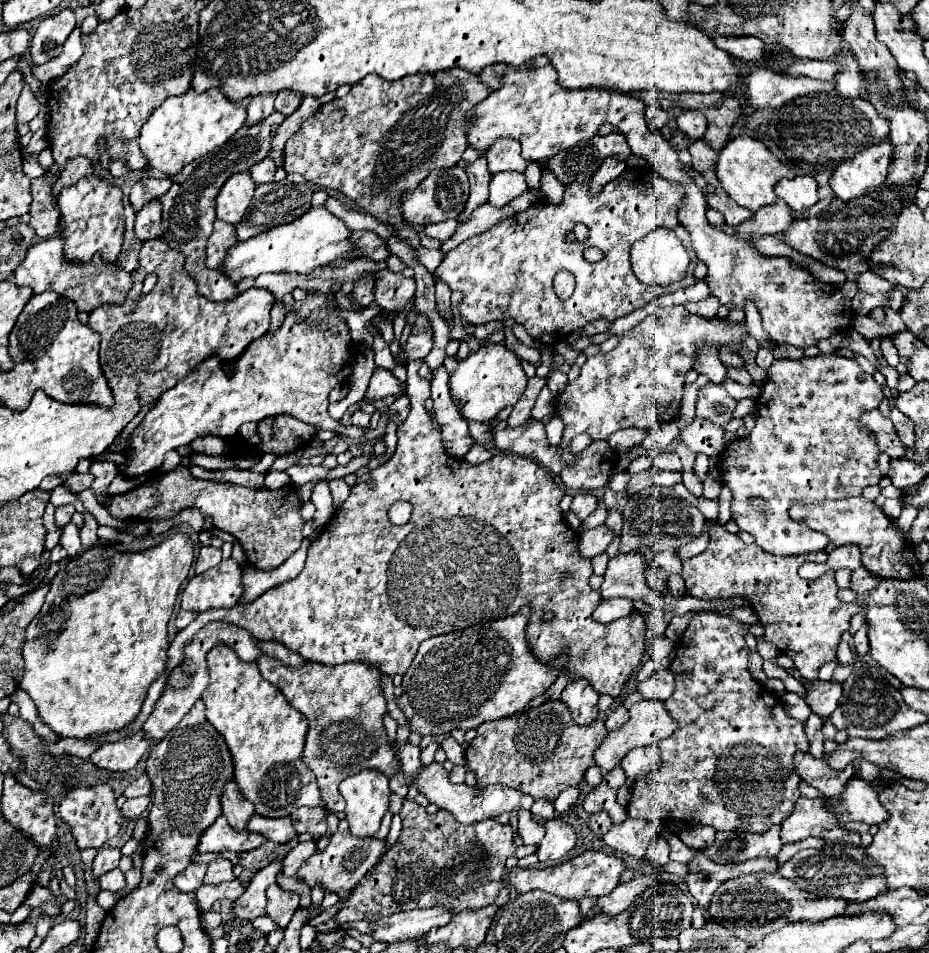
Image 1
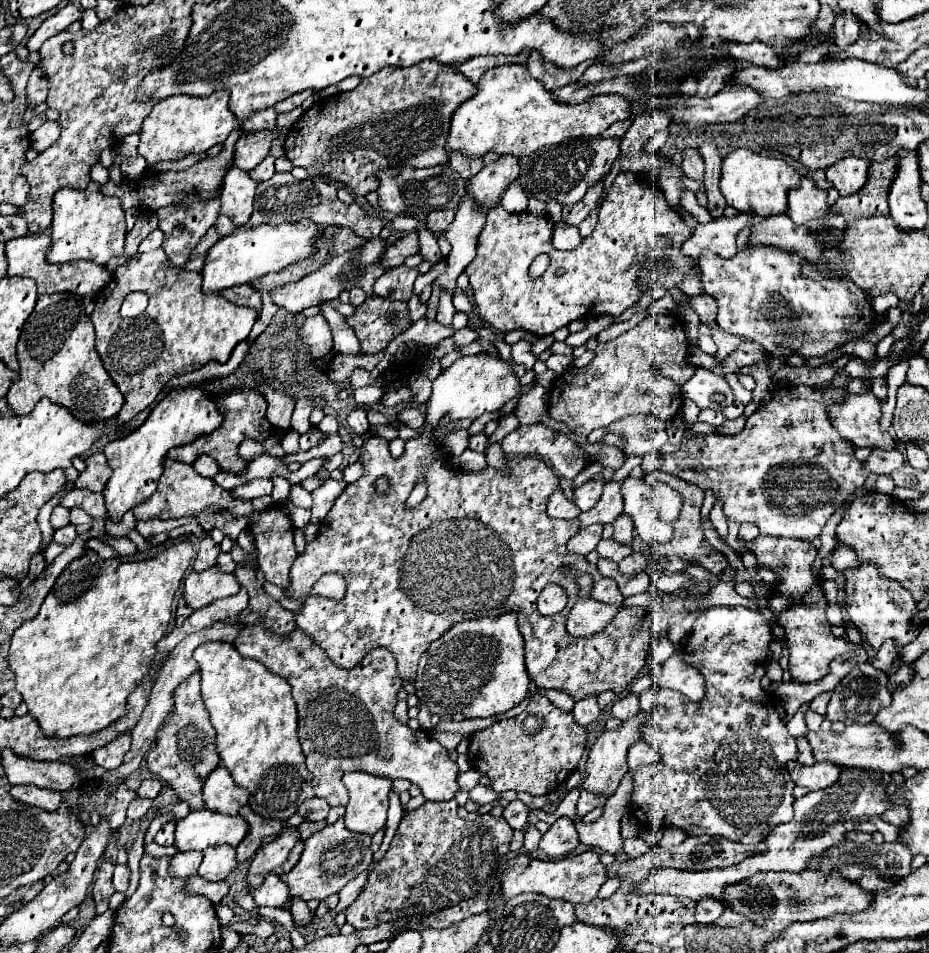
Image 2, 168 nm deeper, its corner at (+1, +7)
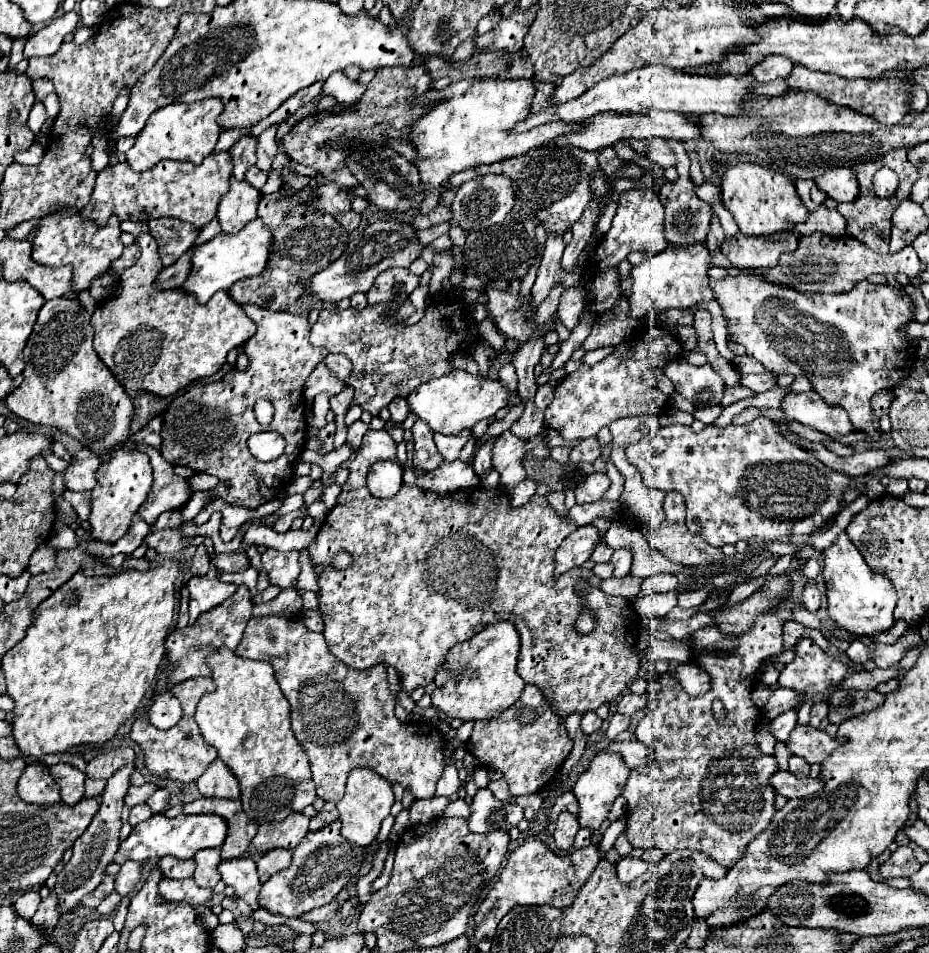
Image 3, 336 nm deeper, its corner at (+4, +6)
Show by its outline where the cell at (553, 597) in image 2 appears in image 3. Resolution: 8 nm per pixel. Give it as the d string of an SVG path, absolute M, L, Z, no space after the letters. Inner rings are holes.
M592 524L576 528L576 532L572 532L556 550L556 556L554 556L556 572L554 574L560 576L576 566L582 566L590 558L598 542L600 542L600 532Z

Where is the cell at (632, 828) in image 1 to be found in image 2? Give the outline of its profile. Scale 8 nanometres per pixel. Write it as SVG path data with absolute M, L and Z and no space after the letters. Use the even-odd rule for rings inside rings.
M635 837L635 839L625 839L625 841L623 841L623 849L625 849L625 853L627 853L629 857L639 857L639 855L647 853L649 845L647 845L641 837Z

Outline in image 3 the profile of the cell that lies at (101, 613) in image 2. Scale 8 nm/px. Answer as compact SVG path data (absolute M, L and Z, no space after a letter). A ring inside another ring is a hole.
M164 562L158 568L150 568L148 572L136 572L128 570L116 576L98 576L90 578L84 572L76 572L70 582L60 586L50 598L40 602L32 612L32 624L26 630L26 636L4 654L2 658L2 672L6 678L6 694L14 700L14 720L12 720L12 736L16 740L16 746L24 756L44 756L44 754L58 754L68 752L72 746L84 746L84 744L106 744L110 742L122 724L126 724L138 710L140 702L144 702L148 690L154 684L154 676L158 674L158 668L164 658L164 640L168 634L168 626L174 616L174 582L182 570L182 564L178 562Z

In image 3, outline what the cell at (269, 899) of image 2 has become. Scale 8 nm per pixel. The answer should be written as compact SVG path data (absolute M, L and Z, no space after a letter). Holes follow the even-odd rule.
M236 858L236 860L222 860L218 872L226 886L232 886L236 896L240 896L250 908L258 908L258 892L260 880L256 872L256 864L252 858Z

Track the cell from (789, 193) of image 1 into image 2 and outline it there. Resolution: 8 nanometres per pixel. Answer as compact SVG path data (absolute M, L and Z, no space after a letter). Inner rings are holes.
M803 177L799 187L789 191L789 209L787 215L797 223L803 225L813 217L821 217L829 213L827 191L819 189L811 179Z

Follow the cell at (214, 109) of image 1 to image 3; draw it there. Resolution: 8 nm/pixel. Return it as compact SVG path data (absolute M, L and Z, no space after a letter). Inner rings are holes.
M208 98L198 100L192 104L168 104L160 110L156 110L146 126L136 136L136 144L126 152L126 162L134 172L144 172L156 166L160 160L170 158L178 162L192 162L200 164L208 154L214 152L216 140L222 132L216 118L222 114L224 106L220 98Z

